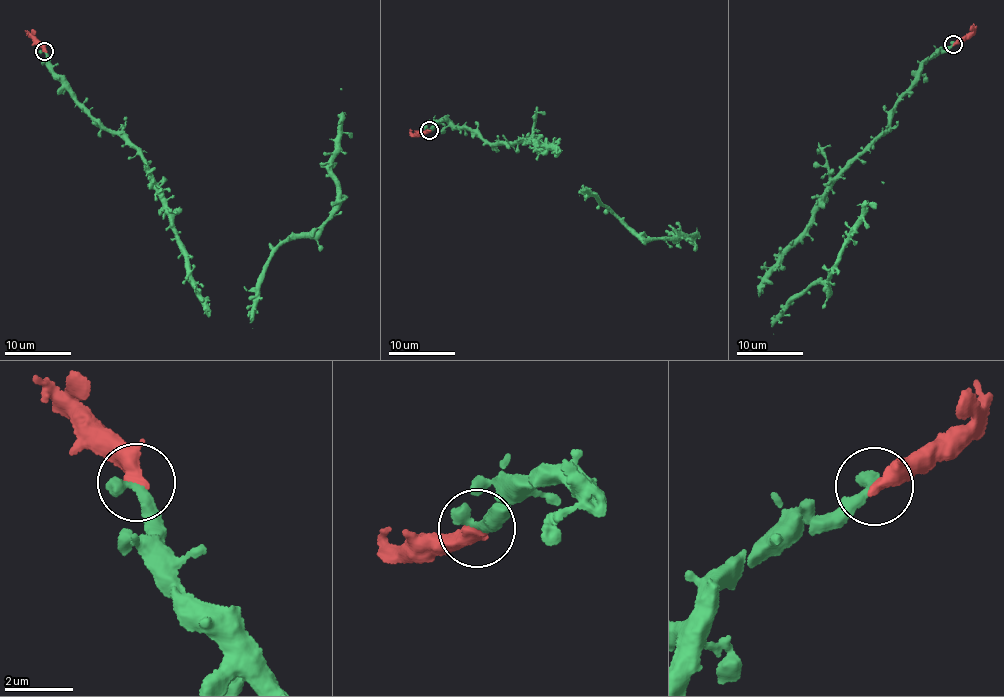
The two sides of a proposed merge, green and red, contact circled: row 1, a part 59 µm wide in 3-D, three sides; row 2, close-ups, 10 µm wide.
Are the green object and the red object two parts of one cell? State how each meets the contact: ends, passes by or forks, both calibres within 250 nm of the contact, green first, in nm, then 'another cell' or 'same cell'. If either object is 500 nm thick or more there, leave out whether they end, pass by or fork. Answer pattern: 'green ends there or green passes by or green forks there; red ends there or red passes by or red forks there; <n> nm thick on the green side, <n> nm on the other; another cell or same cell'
green ends there; red ends there; 440 nm thick on the green side, 440 nm on the other; same cell

